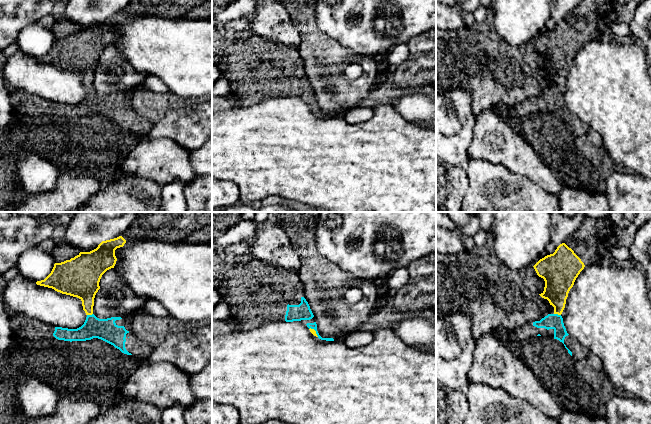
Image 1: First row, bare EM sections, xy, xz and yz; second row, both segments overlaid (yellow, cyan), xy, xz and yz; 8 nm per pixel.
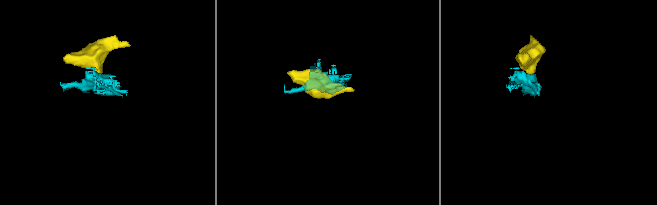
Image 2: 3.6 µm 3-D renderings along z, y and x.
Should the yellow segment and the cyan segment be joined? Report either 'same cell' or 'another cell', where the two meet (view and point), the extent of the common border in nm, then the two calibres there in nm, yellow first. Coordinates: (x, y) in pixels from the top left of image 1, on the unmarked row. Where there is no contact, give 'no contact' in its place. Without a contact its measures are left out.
same cell; contact yz (557, 89); length 60 nm; calibres 220 and 130 nm

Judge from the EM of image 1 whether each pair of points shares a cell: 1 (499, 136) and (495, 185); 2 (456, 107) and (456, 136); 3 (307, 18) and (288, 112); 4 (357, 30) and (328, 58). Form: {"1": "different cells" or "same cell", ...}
{"1": "different cells", "2": "same cell", "3": "different cells", "4": "different cells"}

